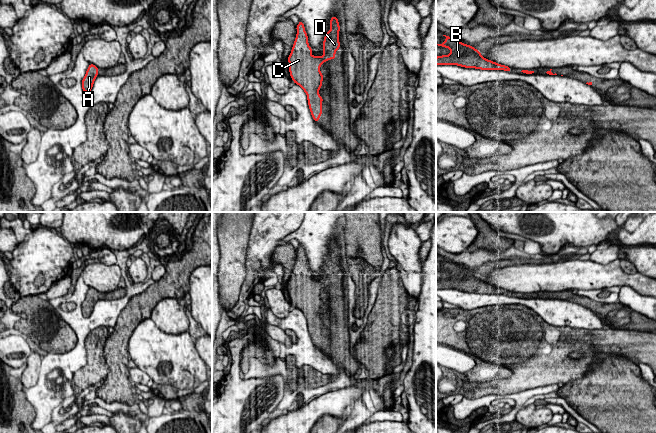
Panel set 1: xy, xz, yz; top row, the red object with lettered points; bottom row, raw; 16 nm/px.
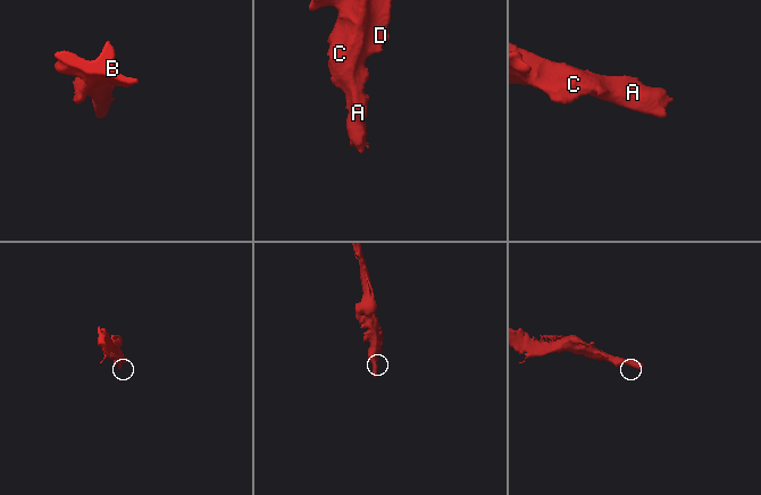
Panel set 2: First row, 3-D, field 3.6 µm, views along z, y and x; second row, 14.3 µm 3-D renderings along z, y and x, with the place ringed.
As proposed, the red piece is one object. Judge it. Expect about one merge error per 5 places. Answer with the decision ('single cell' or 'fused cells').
single cell

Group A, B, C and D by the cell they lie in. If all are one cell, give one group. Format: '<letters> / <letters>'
A B C D

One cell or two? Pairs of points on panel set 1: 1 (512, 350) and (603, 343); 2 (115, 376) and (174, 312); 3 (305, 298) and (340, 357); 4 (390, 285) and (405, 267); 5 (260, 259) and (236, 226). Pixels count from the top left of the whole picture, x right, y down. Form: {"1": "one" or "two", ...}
{"1": "one", "2": "two", "3": "one", "4": "two", "5": "two"}

